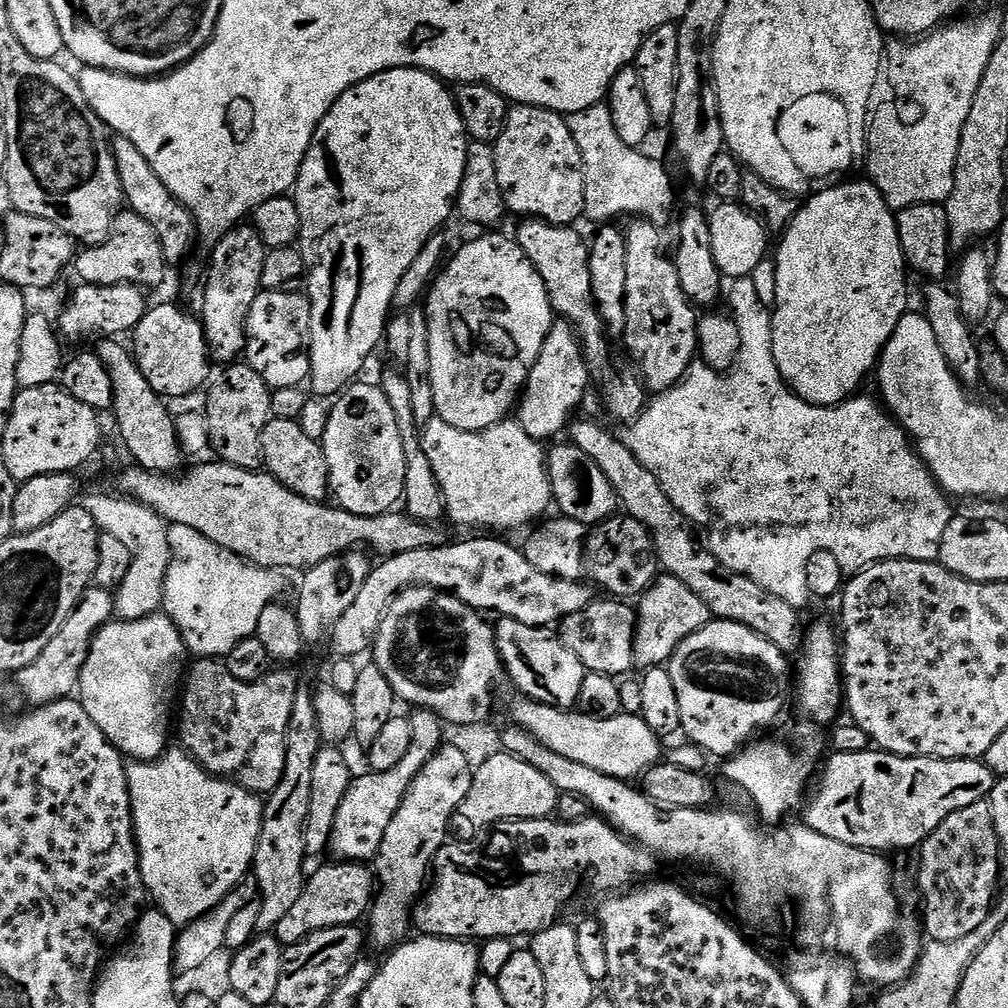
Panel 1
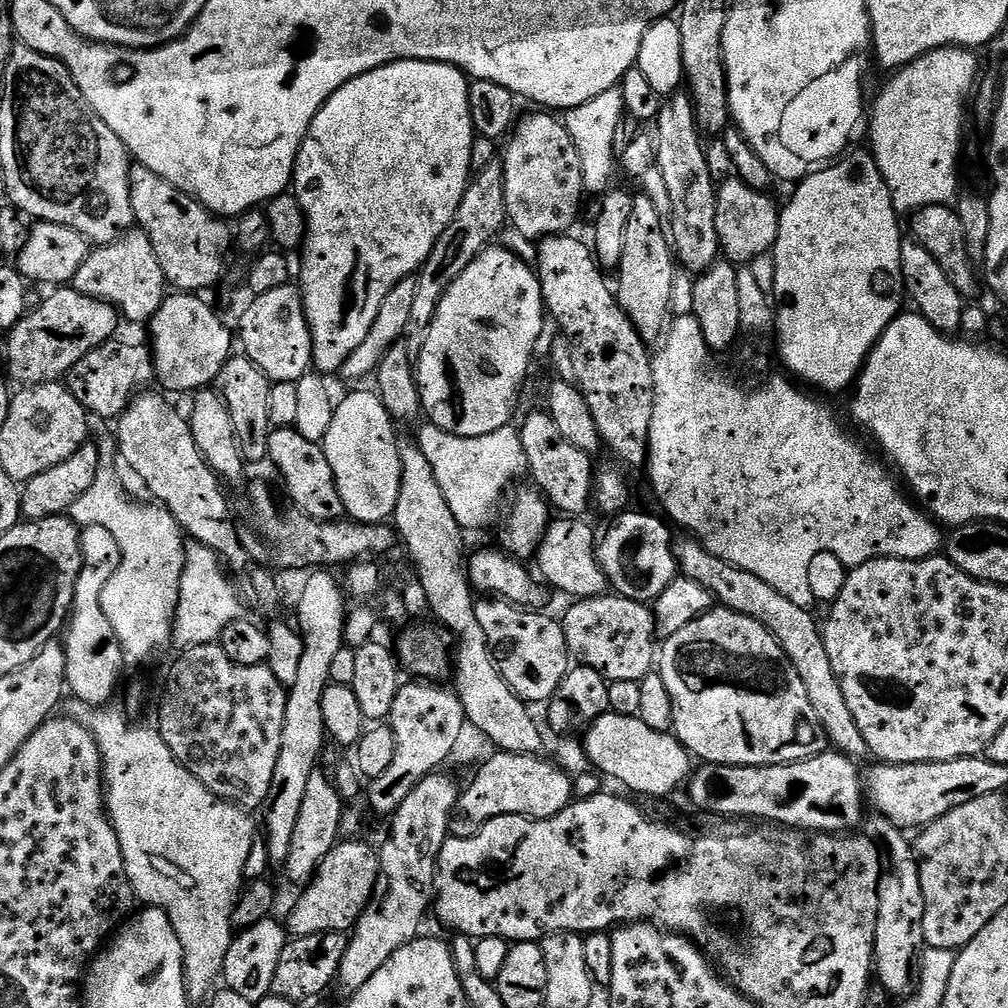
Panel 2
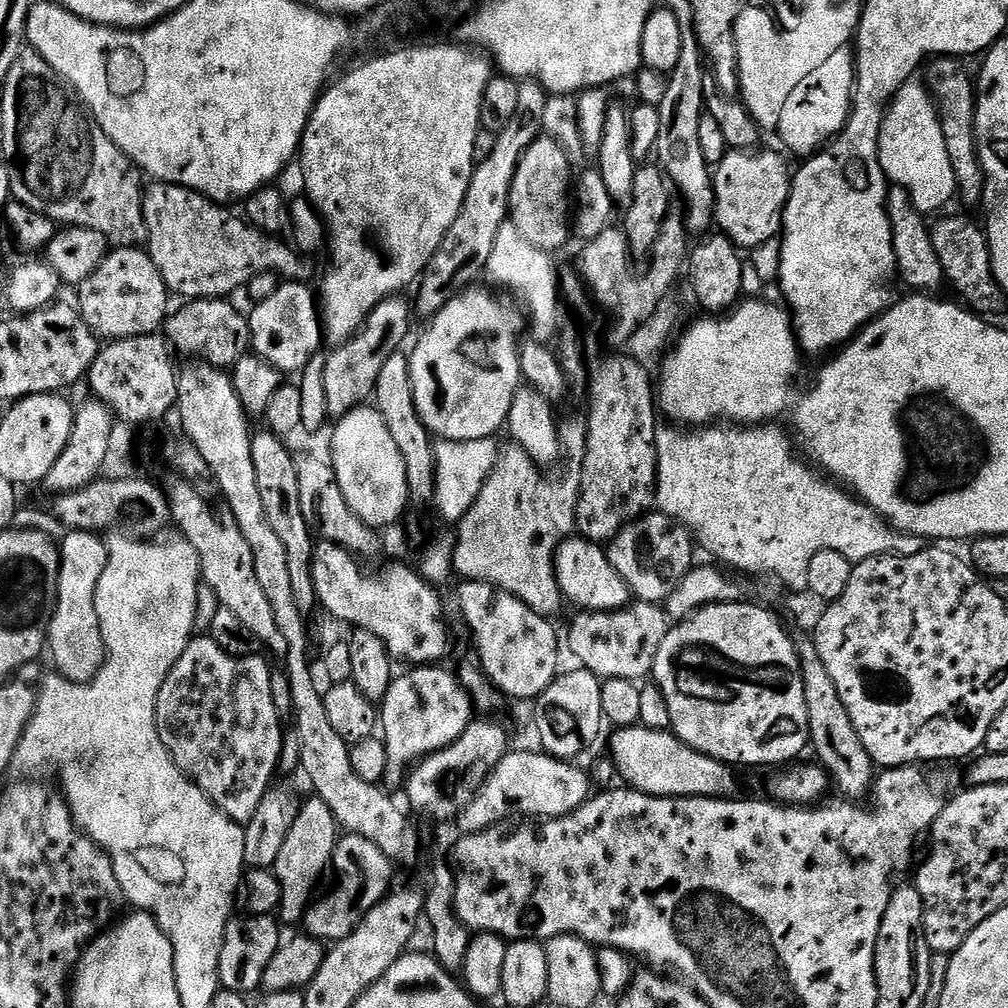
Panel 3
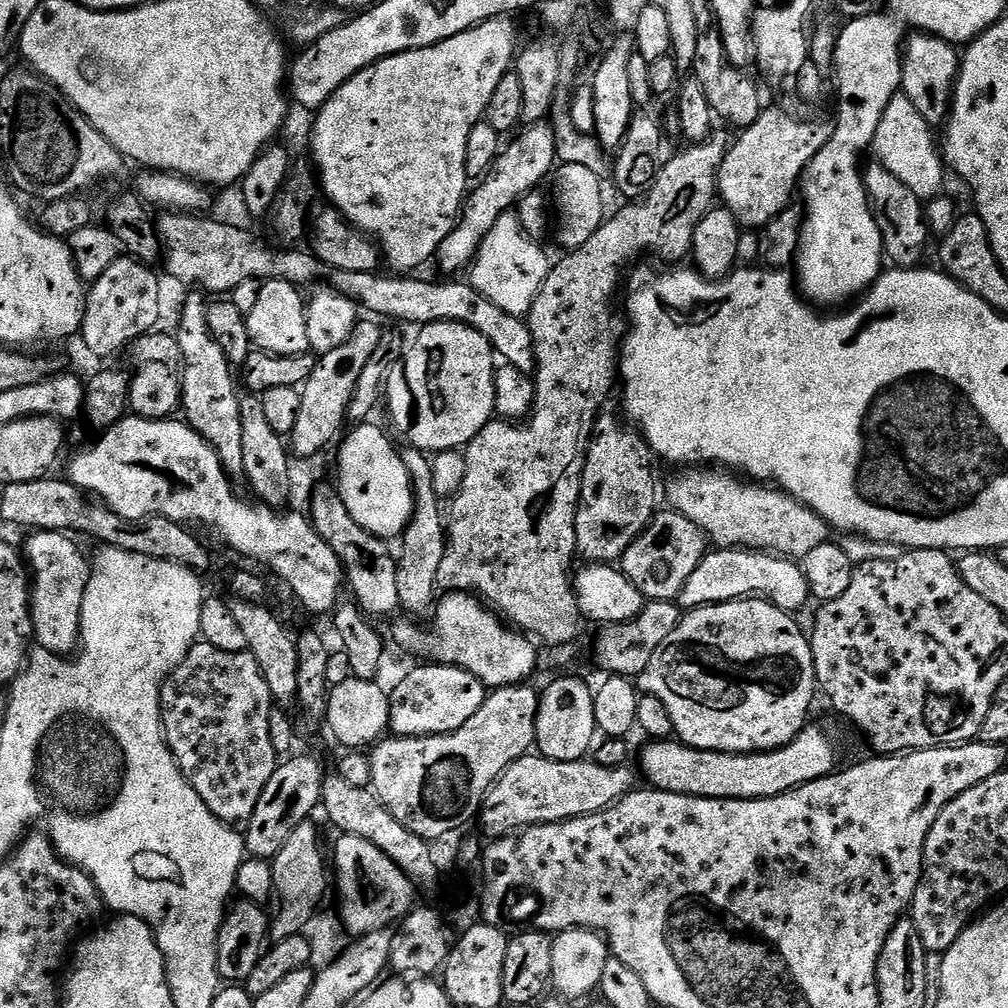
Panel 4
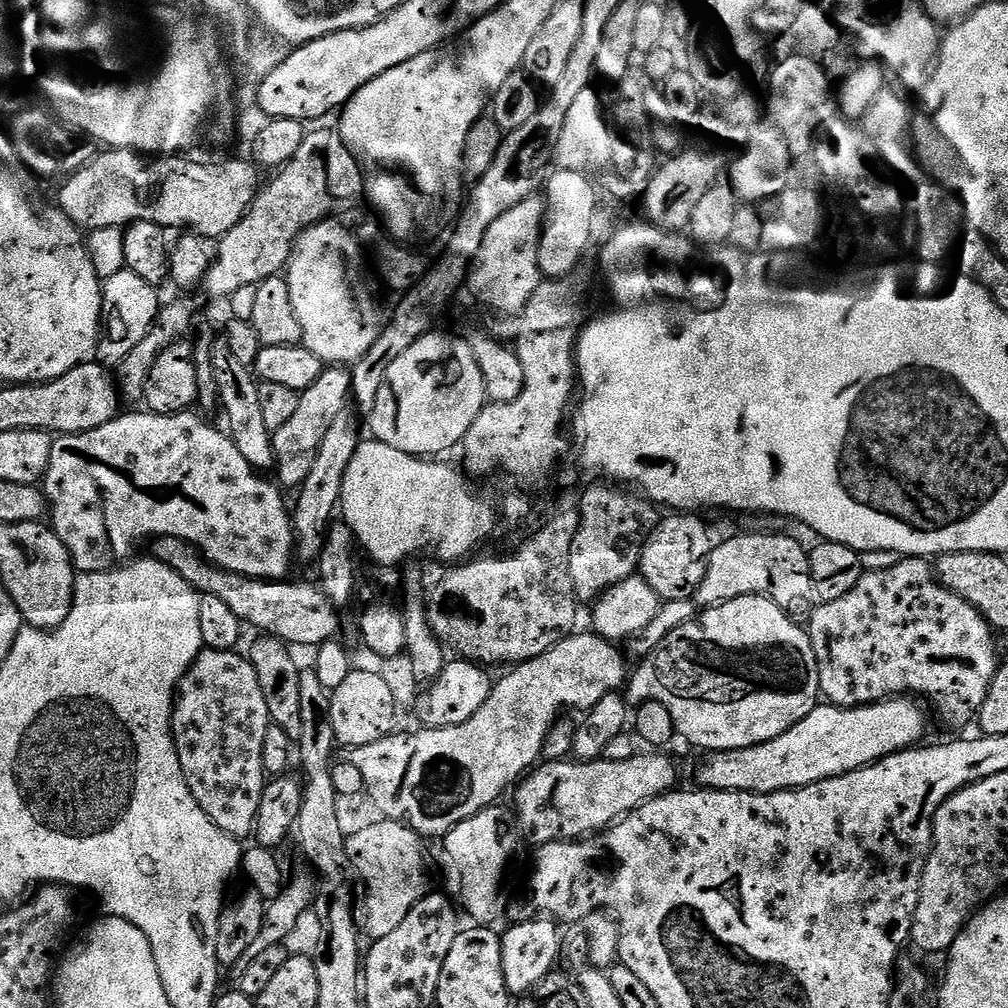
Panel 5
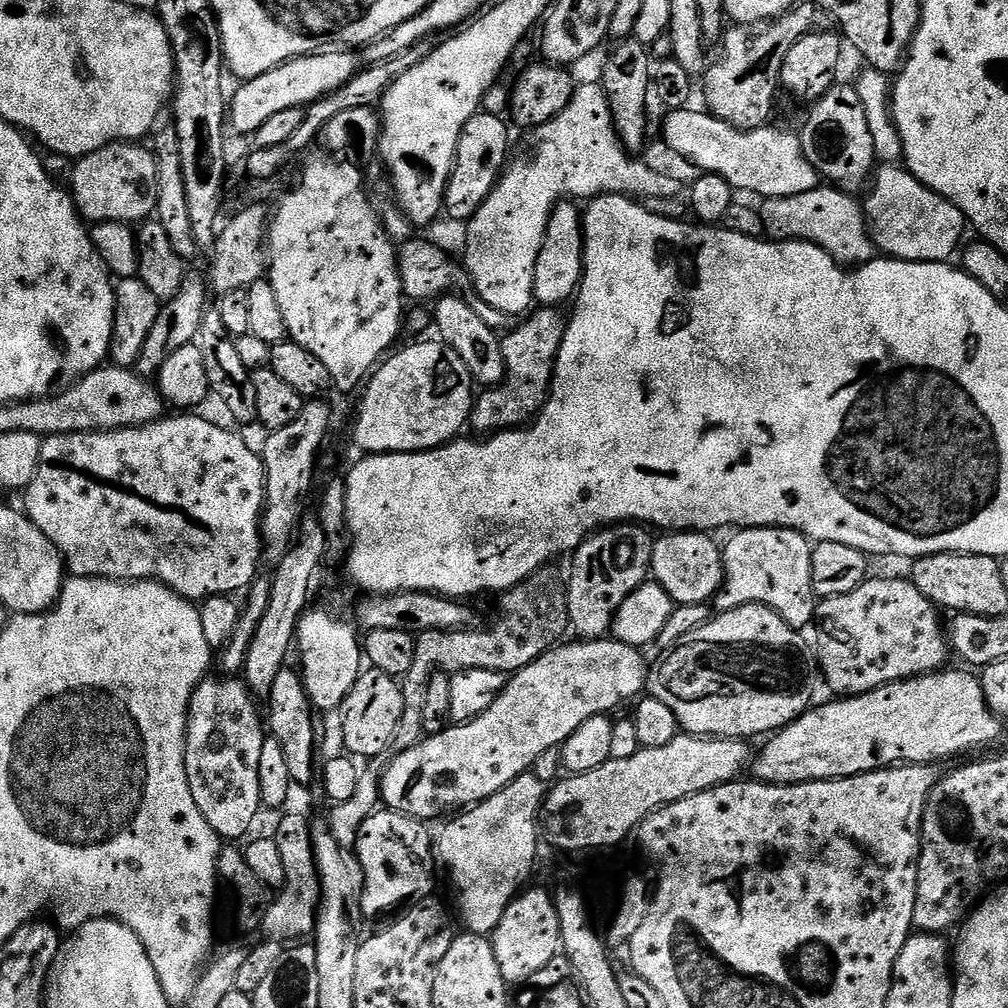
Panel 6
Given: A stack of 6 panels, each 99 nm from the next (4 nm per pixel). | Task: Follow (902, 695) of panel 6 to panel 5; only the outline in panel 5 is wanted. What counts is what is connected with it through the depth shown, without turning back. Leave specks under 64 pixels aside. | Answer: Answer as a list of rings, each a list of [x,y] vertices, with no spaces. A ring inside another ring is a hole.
[[[889,698],[878,700],[874,704],[861,704],[854,708],[837,708],[827,702],[810,710],[800,722],[786,734],[778,738],[770,738],[770,742],[762,742],[758,746],[746,746],[738,750],[725,752],[708,752],[704,765],[696,772],[696,780],[701,789],[710,792],[753,792],[754,794],[770,794],[771,792],[791,792],[797,788],[805,788],[891,756],[893,752],[902,752],[905,748],[919,745],[924,736],[924,712],[912,698]]]

